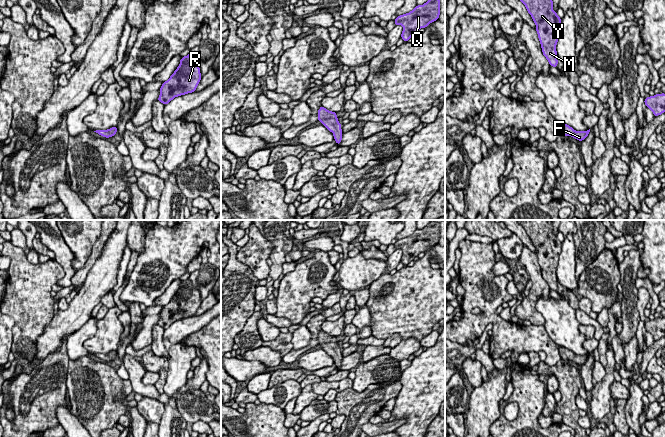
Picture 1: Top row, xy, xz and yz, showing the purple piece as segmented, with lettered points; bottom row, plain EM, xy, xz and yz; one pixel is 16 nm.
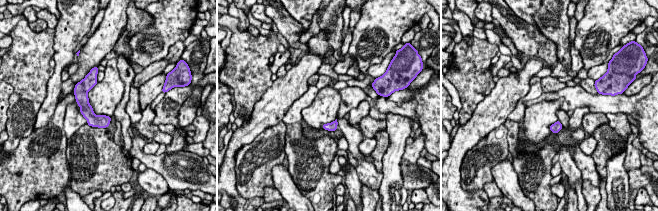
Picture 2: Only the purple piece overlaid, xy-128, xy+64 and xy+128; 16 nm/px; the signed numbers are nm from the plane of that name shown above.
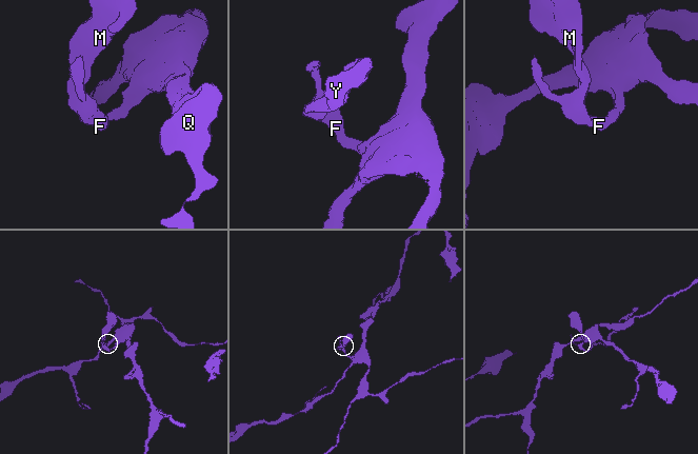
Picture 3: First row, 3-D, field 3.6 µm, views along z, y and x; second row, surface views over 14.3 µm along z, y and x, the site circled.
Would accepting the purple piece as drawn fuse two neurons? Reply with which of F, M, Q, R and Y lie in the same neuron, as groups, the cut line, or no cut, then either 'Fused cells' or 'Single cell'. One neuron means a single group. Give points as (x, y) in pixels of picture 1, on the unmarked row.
Groups: F M Q R Y. No split. Single cell

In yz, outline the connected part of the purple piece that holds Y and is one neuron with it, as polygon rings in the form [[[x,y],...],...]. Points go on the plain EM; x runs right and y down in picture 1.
[[[517,220],[525,229],[535,249],[542,277],[549,288],[557,292],[556,269],[561,253],[561,242],[553,234],[552,220]]]

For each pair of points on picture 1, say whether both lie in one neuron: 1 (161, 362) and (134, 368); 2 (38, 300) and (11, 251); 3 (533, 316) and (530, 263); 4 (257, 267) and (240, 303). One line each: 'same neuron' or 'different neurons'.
1: different neurons
2: same neuron
3: same neuron
4: different neurons

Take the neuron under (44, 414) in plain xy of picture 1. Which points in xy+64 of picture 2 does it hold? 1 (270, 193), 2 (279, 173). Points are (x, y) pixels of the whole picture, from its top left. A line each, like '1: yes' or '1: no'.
1: no
2: no

